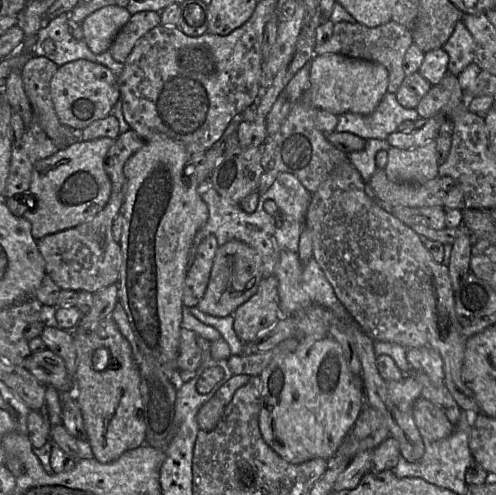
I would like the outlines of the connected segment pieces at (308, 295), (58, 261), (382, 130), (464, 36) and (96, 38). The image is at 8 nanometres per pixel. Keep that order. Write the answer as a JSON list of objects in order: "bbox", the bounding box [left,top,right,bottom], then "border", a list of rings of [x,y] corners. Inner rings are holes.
[{"bbox":[186,173,362,378],"border":[[[280,173],[270,188],[260,194],[257,209],[253,213],[246,213],[240,204],[231,203],[223,198],[209,182],[199,186],[199,192],[201,191],[201,197],[208,207],[208,219],[193,239],[188,254],[186,276],[195,259],[198,246],[208,235],[215,235],[219,246],[233,239],[246,243],[260,255],[264,277],[275,275],[278,279],[280,316],[289,317],[312,305],[320,305],[330,310],[336,318],[330,327],[329,336],[341,345],[350,371],[362,378],[362,366],[354,339],[352,336],[345,338],[341,333],[348,324],[355,324],[354,319],[337,298],[333,287],[314,257],[306,264],[299,261],[299,239],[305,229],[305,217],[312,200],[312,193],[293,174]],[[268,200],[273,200],[277,204],[276,213],[270,214],[265,210],[265,203]]]},{"bbox":[37,128,145,293],"border":[[[131,128],[120,133],[104,160],[105,171],[111,180],[111,194],[106,205],[80,225],[37,240],[38,249],[45,262],[45,272],[61,289],[95,293],[103,287],[117,283],[121,267],[121,246],[113,239],[112,224],[115,216],[122,212],[125,194],[123,168],[126,161],[141,149],[145,142]]]},{"bbox":[335,94,420,140],"border":[[[396,94],[384,95],[375,111],[369,115],[346,112],[338,115],[335,131],[349,132],[365,140],[386,139],[398,131],[399,125],[406,120],[417,121],[420,118],[415,109],[406,109],[397,101]]]},{"bbox":[442,20,475,76],"border":[[[461,20],[442,48],[449,56],[448,73],[455,76],[475,61],[475,40]]]},{"bbox":[80,4,130,53],"border":[[[117,4],[102,7],[88,15],[80,24],[83,40],[93,53],[105,52],[130,17],[127,8]]]}]

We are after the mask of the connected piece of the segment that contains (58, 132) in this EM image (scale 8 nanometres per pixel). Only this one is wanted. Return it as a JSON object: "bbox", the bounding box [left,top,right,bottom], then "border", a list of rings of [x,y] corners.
{"bbox":[21,55,80,148],"border":[[[30,55],[21,69],[24,90],[35,119],[60,148],[80,140],[80,131],[61,123],[50,97],[50,82],[59,66],[45,56]]]}

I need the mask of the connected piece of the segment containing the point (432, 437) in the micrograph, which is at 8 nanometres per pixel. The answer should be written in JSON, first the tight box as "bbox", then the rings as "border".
{"bbox":[412,397,455,441],"border":[[[421,397],[414,403],[412,414],[423,440],[438,441],[455,430],[455,425],[443,410],[425,398]]]}

